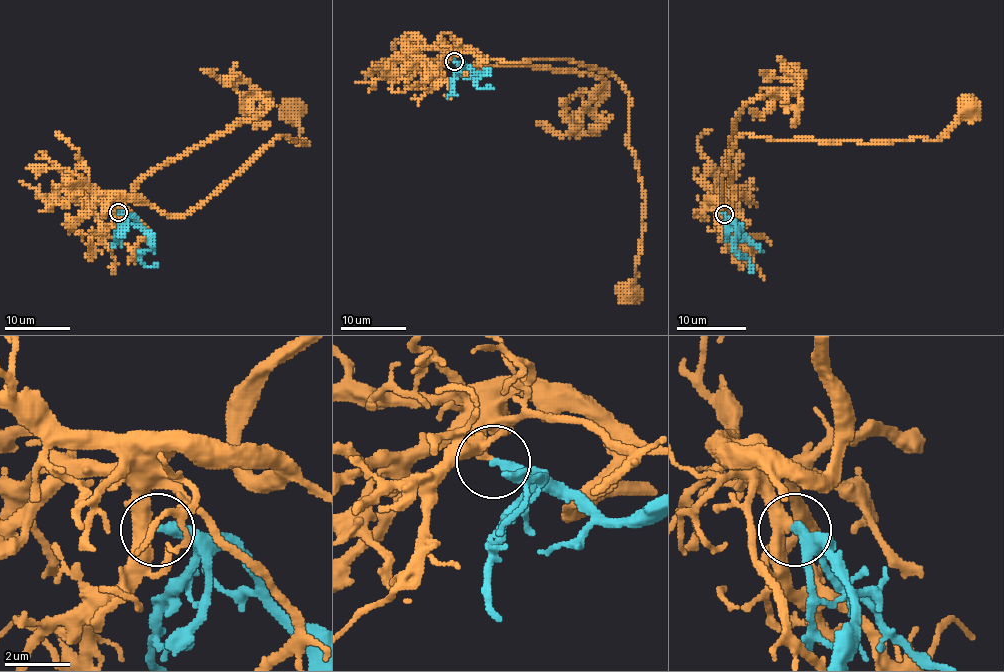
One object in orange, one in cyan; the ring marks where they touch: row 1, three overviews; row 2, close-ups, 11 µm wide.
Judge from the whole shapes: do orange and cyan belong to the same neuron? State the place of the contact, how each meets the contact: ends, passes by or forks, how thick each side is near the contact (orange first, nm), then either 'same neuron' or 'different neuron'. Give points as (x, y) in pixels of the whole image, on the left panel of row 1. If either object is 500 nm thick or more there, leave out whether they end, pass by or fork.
(118, 212) | orange passes by | cyan ends | 380/320 nm | same neuron

